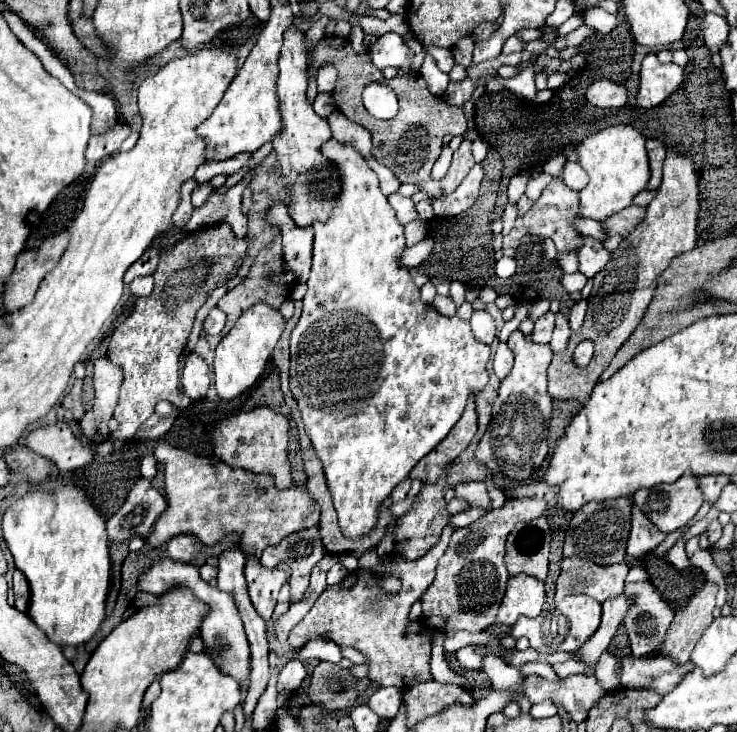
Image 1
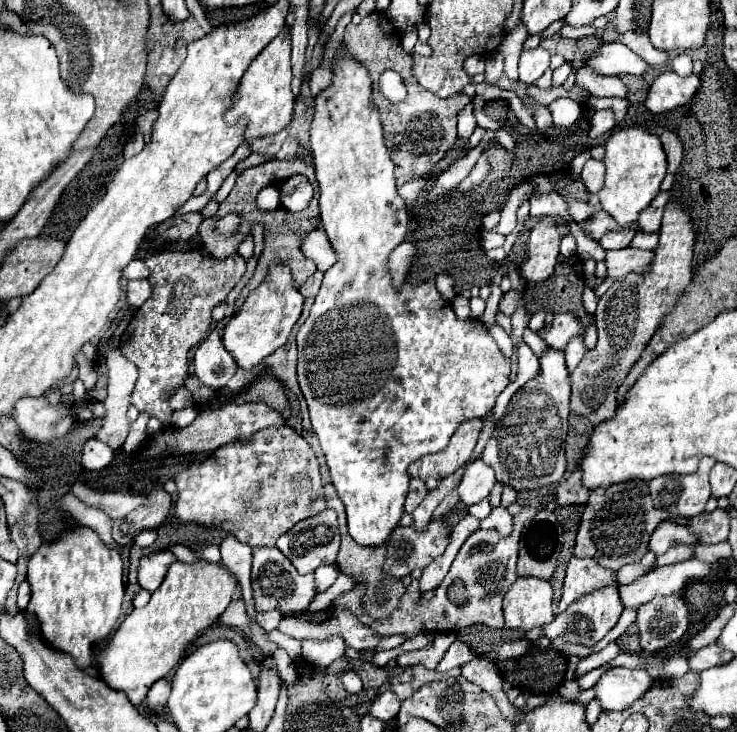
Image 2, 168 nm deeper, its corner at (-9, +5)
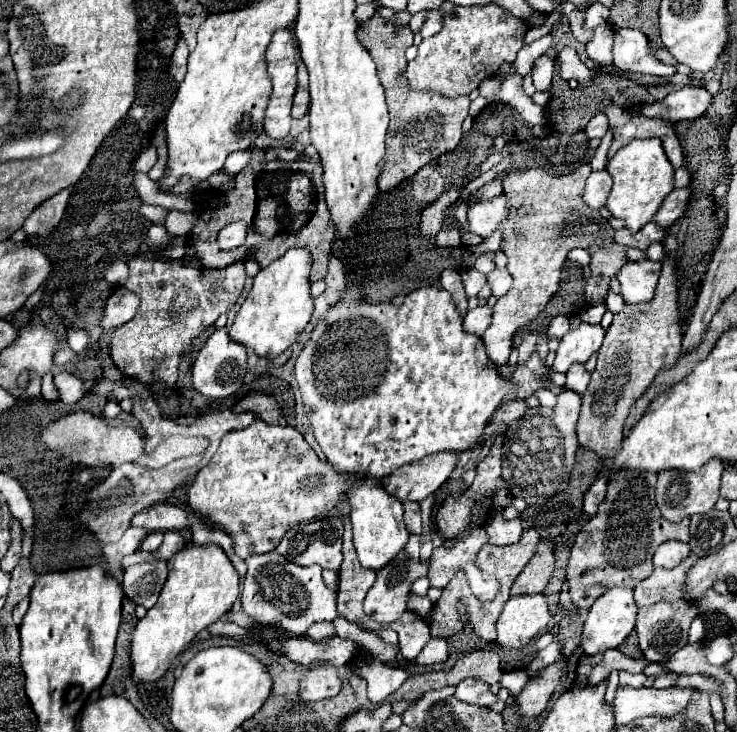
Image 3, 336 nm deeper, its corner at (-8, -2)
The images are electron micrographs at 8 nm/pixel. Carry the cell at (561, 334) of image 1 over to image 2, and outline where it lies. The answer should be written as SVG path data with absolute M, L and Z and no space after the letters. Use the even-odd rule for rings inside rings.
M575 337L575 341L569 341L569 345L567 345L567 349L565 349L567 369L569 369L569 371L575 369L575 367L581 363L583 355L585 355L585 345L583 345L583 341L579 341L579 337Z

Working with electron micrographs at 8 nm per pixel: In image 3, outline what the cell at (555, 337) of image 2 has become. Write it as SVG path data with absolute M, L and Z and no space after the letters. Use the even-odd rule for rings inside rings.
M578 324L576 328L570 328L562 338L560 346L556 350L556 358L552 364L554 372L566 372L572 362L586 362L594 352L598 352L604 338L602 326L592 324Z

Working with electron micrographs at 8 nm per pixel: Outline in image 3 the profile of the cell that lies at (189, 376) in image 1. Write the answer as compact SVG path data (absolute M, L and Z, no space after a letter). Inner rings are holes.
M218 328L206 340L206 344L196 356L196 362L192 366L192 384L206 398L226 398L242 386L244 374L246 374L246 348L238 342L232 342L224 328Z

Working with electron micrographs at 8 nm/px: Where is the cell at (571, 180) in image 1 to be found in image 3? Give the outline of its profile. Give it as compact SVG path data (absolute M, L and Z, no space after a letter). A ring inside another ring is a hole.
M606 170L592 172L586 180L584 202L592 208L602 208L606 204L608 194L610 194L610 186L612 186L612 176Z

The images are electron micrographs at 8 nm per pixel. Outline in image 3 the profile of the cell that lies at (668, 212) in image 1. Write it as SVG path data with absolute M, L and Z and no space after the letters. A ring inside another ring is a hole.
M664 256L660 280L654 300L646 304L626 304L622 312L614 314L606 330L602 348L598 350L598 364L592 380L582 394L582 410L576 424L578 442L594 450L602 460L612 456L622 444L622 426L630 406L650 386L660 368L672 366L682 350L680 314L678 314L678 278L674 260Z

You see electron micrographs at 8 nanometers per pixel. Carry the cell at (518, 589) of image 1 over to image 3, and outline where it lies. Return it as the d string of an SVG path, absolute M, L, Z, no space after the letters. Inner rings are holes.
M544 594L512 596L498 618L496 642L504 648L524 648L550 622Z

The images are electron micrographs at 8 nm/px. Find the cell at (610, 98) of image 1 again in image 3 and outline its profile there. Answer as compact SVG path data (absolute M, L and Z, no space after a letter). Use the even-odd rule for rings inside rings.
M564 48L558 52L558 64L560 64L560 76L564 80L576 80L580 86L584 86L586 82L596 78L596 72L590 70L586 64L582 64L582 60L578 58L574 48Z

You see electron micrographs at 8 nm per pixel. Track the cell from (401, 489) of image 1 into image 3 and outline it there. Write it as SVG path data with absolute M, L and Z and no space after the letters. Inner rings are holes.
M404 502L404 522L410 534L420 534L420 504Z

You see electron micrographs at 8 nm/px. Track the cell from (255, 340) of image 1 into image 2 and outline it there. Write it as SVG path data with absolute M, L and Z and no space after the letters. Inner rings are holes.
M275 263L269 267L265 279L257 289L253 289L241 309L231 317L223 329L223 345L235 357L237 365L245 371L259 365L267 355L287 343L287 337L301 317L303 295L299 293L291 269L285 263Z

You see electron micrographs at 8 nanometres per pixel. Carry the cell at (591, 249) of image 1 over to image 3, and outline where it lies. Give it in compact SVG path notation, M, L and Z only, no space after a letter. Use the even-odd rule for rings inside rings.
M652 260L626 262L616 274L620 288L622 288L622 298L632 304L652 300L656 284L658 284L660 268L662 264L652 262Z

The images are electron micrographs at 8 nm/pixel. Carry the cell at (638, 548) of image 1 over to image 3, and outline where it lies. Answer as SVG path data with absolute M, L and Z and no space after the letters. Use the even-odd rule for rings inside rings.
M670 540L658 546L656 554L654 554L654 566L660 568L674 568L682 558L686 558L690 554L690 546L678 540Z

